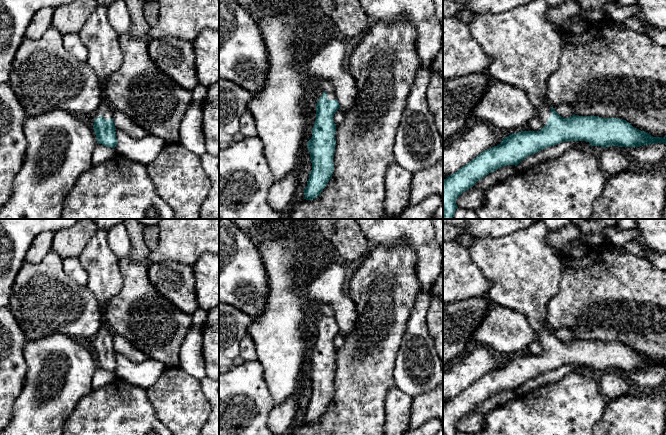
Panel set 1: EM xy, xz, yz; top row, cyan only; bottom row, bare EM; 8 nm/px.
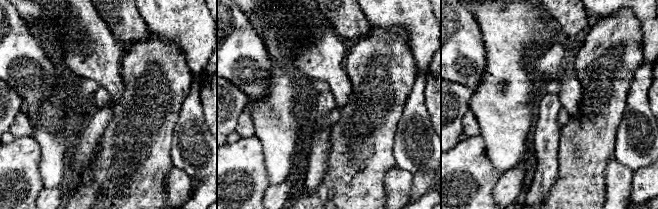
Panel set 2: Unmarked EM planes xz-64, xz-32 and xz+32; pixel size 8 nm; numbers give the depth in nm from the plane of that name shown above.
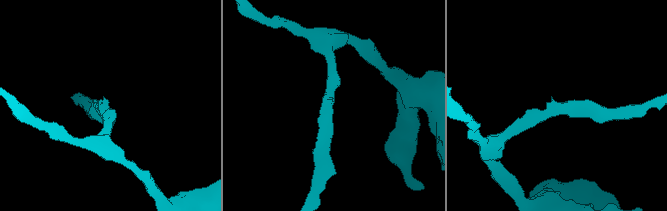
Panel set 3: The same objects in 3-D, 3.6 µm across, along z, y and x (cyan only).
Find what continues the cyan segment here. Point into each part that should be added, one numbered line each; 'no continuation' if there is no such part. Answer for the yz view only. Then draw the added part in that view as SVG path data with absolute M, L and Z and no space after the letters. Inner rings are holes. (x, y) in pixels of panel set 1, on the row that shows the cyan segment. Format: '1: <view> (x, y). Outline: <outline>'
1: yz (525, 47). Outline: M532 0L504 13L476 14L469 23L472 37L492 58L486 72L496 80L523 90L535 105L543 126L546 126L547 120L551 118L551 106L546 99L547 81L558 68L562 51L562 29L547 19L548 8L549 5L545 0Z

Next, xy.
1: xy (104, 109). Outline: M102 95L102 102L94 112L94 119L98 119L100 115L102 115L104 119L113 119L114 111L115 110L110 106L106 98Z

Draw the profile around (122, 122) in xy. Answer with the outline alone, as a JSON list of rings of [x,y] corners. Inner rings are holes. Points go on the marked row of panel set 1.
[[[114,111],[114,125],[134,139],[141,139],[149,135],[149,133],[134,123],[127,115],[120,111]]]

